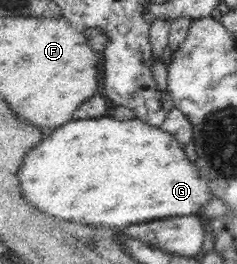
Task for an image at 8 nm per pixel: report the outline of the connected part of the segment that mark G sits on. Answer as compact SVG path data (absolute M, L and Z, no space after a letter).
M73 118L24 156L18 188L48 216L80 224L126 228L156 218L196 215L213 196L182 146L173 134L138 118Z

